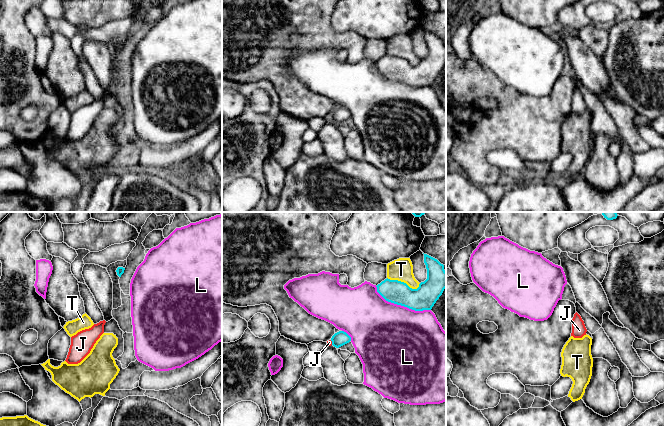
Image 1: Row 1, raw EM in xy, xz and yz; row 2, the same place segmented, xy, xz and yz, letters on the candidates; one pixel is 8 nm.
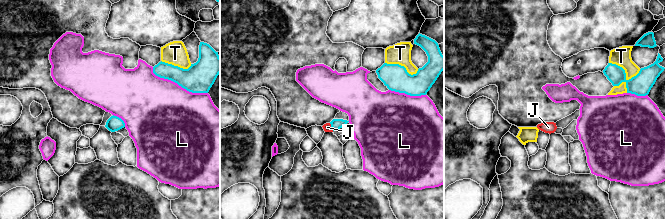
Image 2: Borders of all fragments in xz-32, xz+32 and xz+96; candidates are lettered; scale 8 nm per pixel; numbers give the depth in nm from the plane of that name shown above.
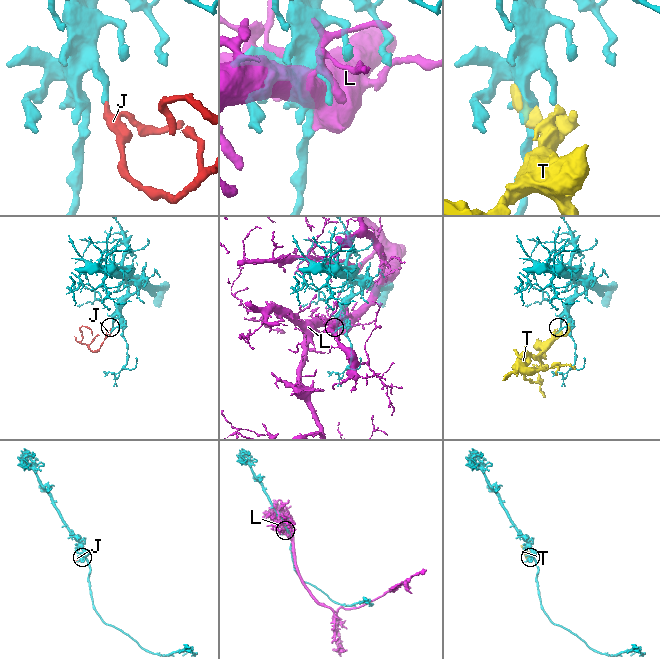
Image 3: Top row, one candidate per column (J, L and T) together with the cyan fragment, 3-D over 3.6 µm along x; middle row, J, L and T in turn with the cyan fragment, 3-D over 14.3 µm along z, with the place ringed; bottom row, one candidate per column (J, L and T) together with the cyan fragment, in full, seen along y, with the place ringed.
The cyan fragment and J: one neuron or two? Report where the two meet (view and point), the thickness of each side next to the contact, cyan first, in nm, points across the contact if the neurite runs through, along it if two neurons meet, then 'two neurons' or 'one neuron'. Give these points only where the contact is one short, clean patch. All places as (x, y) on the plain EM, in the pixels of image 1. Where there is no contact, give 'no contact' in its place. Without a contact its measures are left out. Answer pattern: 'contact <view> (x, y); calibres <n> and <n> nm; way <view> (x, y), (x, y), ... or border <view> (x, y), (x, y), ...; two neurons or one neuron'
contact xz (332, 118); calibres 120 and 40 nm; way xz (340, 114), (332, 118), (329, 118); one neuron

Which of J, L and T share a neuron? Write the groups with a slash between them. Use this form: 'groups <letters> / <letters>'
groups J / L / T

